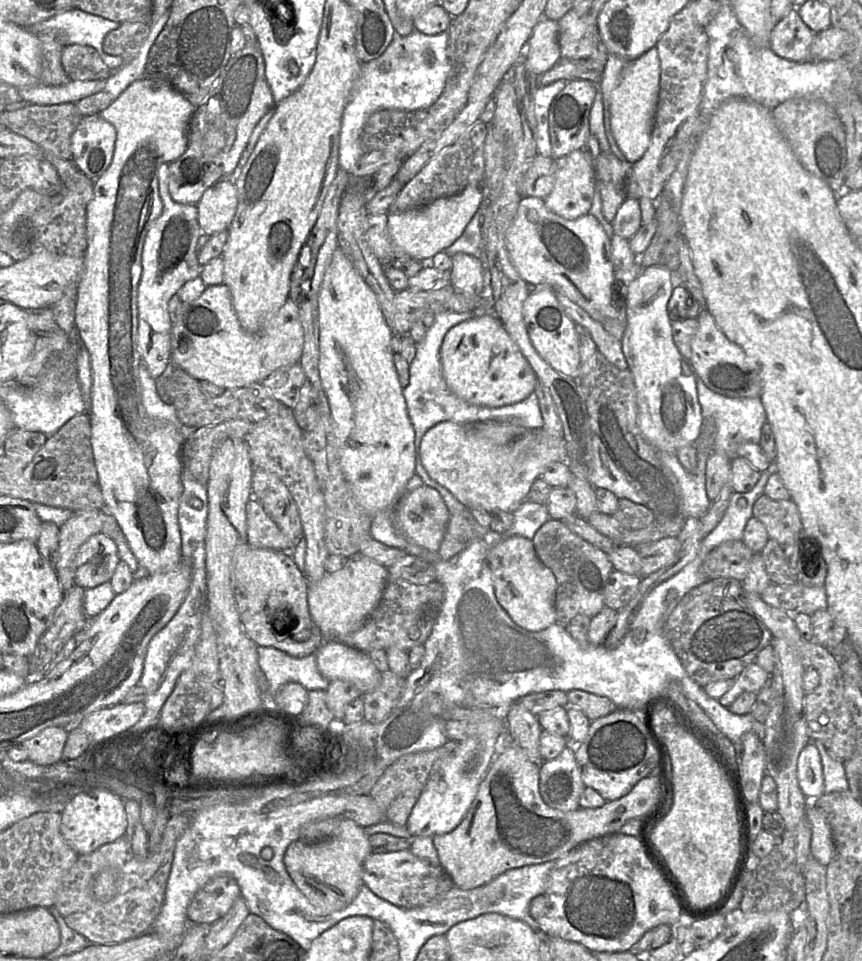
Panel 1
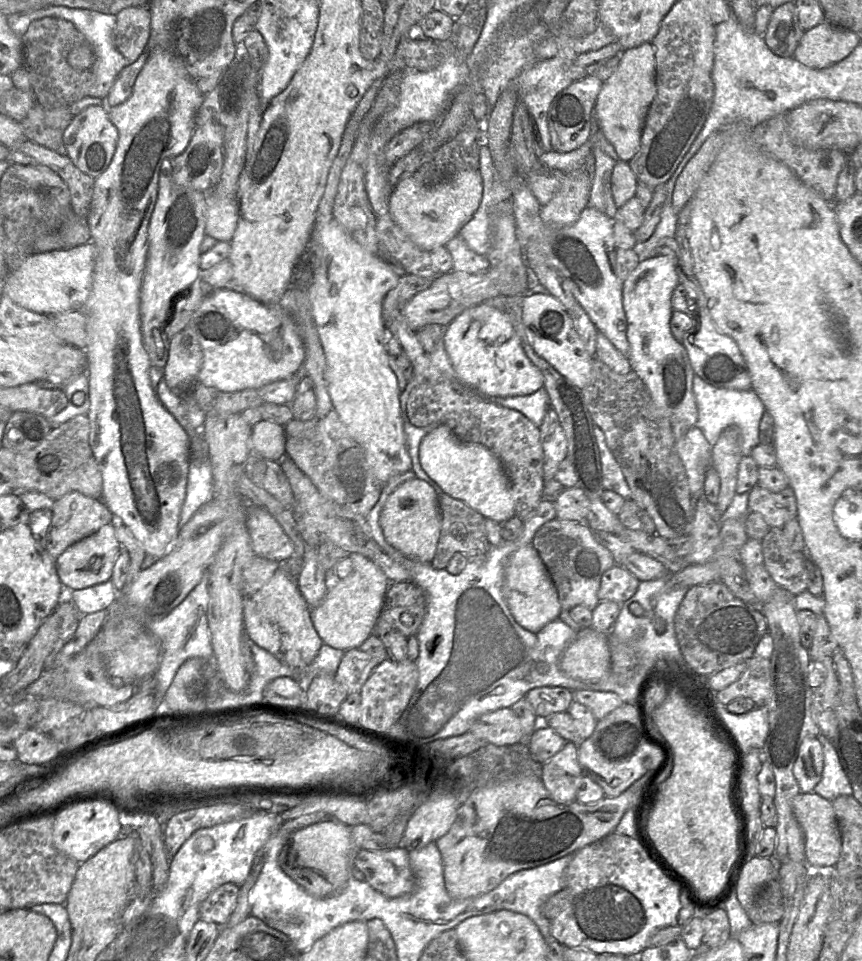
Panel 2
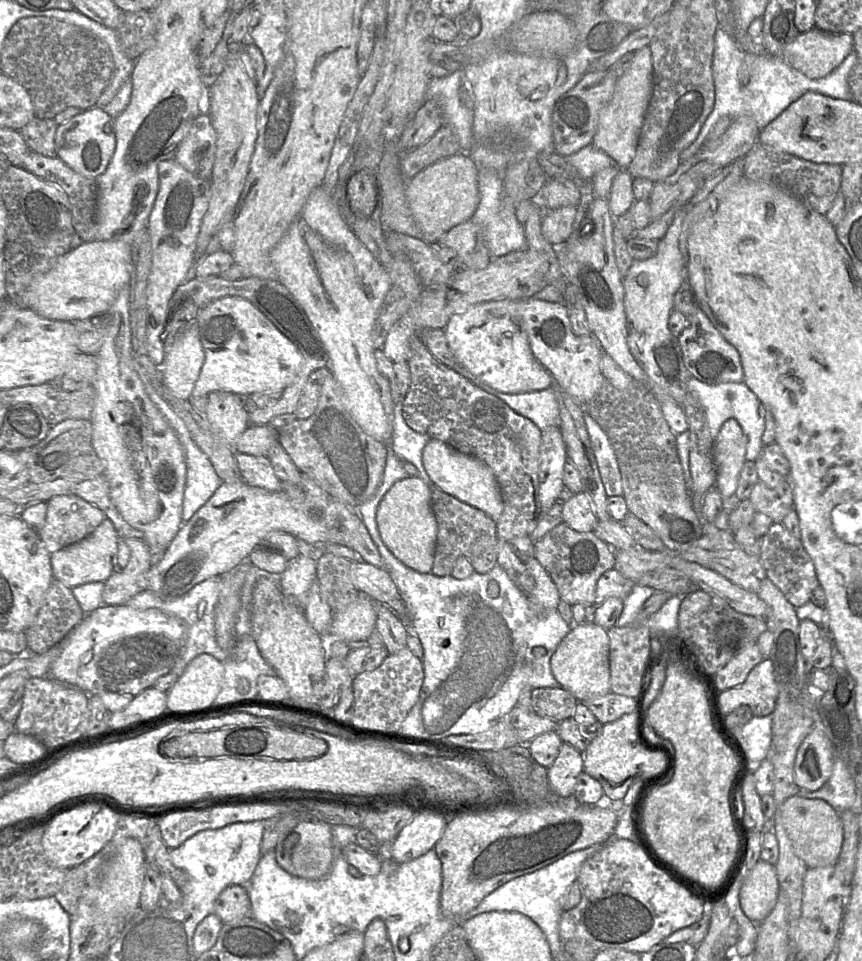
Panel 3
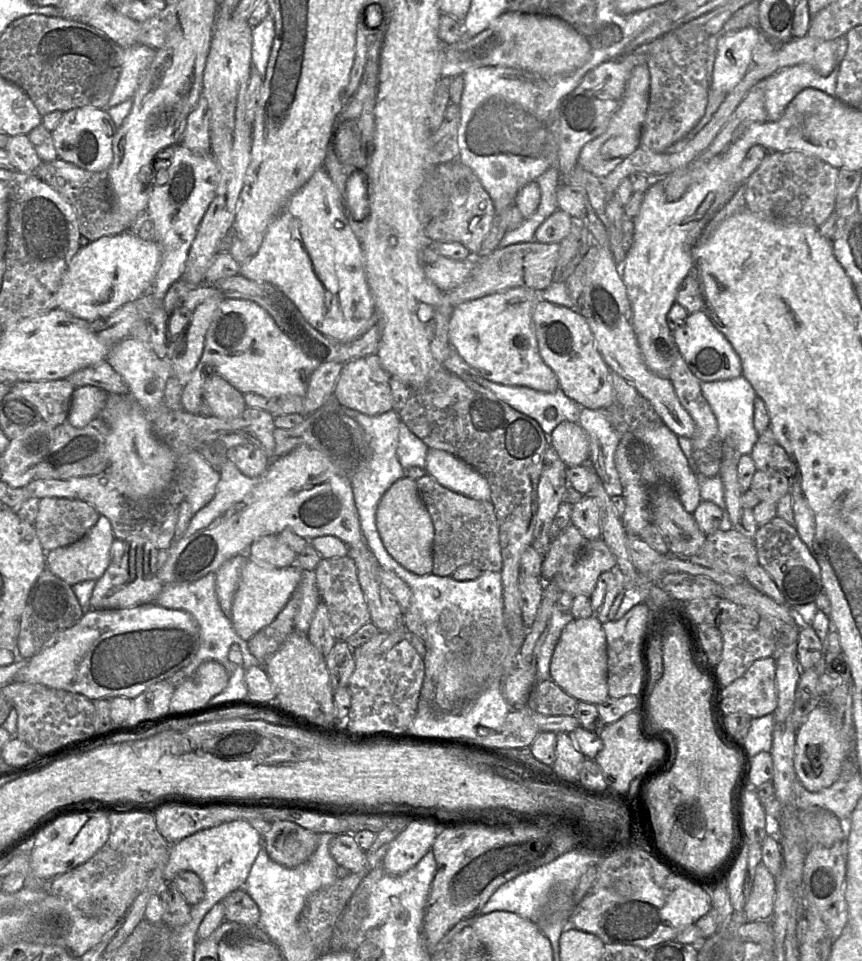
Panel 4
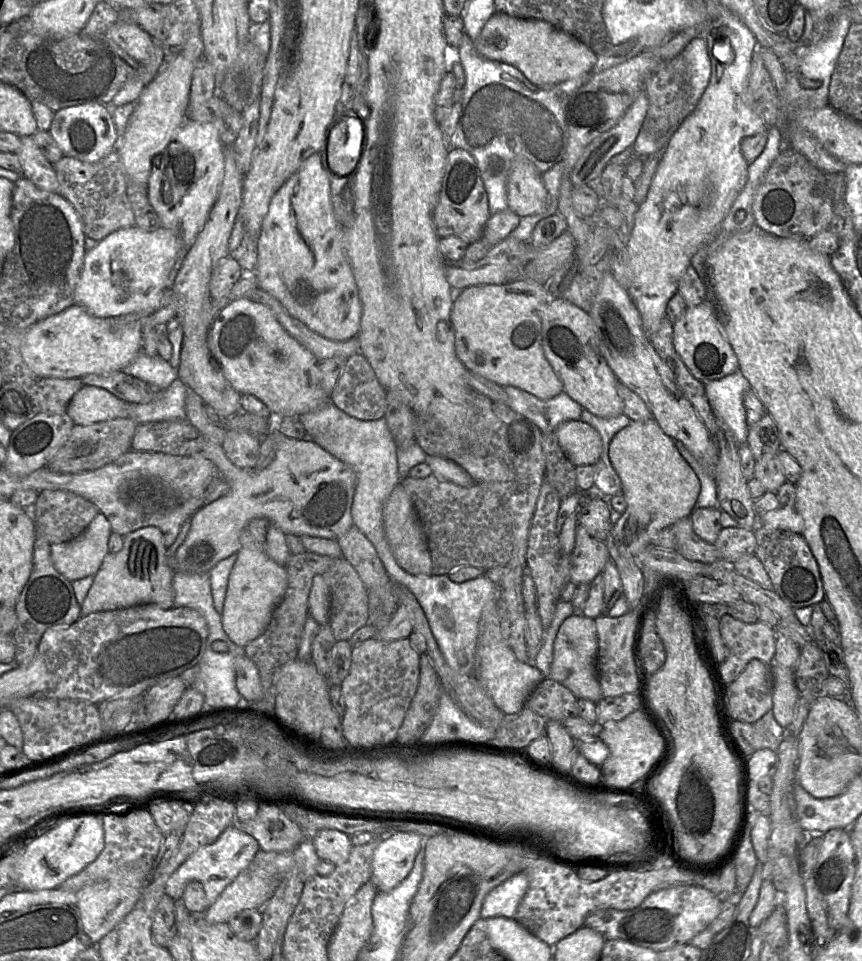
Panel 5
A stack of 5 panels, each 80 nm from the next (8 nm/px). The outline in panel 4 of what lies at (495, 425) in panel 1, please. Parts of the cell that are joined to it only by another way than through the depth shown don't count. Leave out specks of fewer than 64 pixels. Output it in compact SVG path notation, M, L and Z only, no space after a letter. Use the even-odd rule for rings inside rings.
M428 449L426 472L442 486L480 501L491 501L488 481L475 469L452 454Z

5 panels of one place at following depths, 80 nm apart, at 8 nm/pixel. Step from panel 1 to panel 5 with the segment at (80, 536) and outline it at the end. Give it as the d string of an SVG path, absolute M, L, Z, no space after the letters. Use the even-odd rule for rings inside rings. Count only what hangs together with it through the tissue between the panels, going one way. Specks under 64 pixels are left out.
M44 490L34 506L36 532L51 545L67 542L83 533L98 513L91 501L73 492Z

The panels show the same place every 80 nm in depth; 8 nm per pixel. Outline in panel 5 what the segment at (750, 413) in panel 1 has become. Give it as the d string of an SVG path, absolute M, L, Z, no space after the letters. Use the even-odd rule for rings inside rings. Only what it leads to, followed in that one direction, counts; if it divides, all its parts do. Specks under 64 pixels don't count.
M738 369L732 374L704 384L709 404L716 418L732 431L739 445L746 443L749 425L743 404L749 381Z

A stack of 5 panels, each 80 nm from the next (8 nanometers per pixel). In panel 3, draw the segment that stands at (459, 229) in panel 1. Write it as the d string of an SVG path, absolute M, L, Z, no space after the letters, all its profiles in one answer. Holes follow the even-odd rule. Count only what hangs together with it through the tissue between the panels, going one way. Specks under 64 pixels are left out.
M464 153L439 160L406 181L405 197L421 238L428 243L438 242L445 232L474 215L480 201L478 167Z

